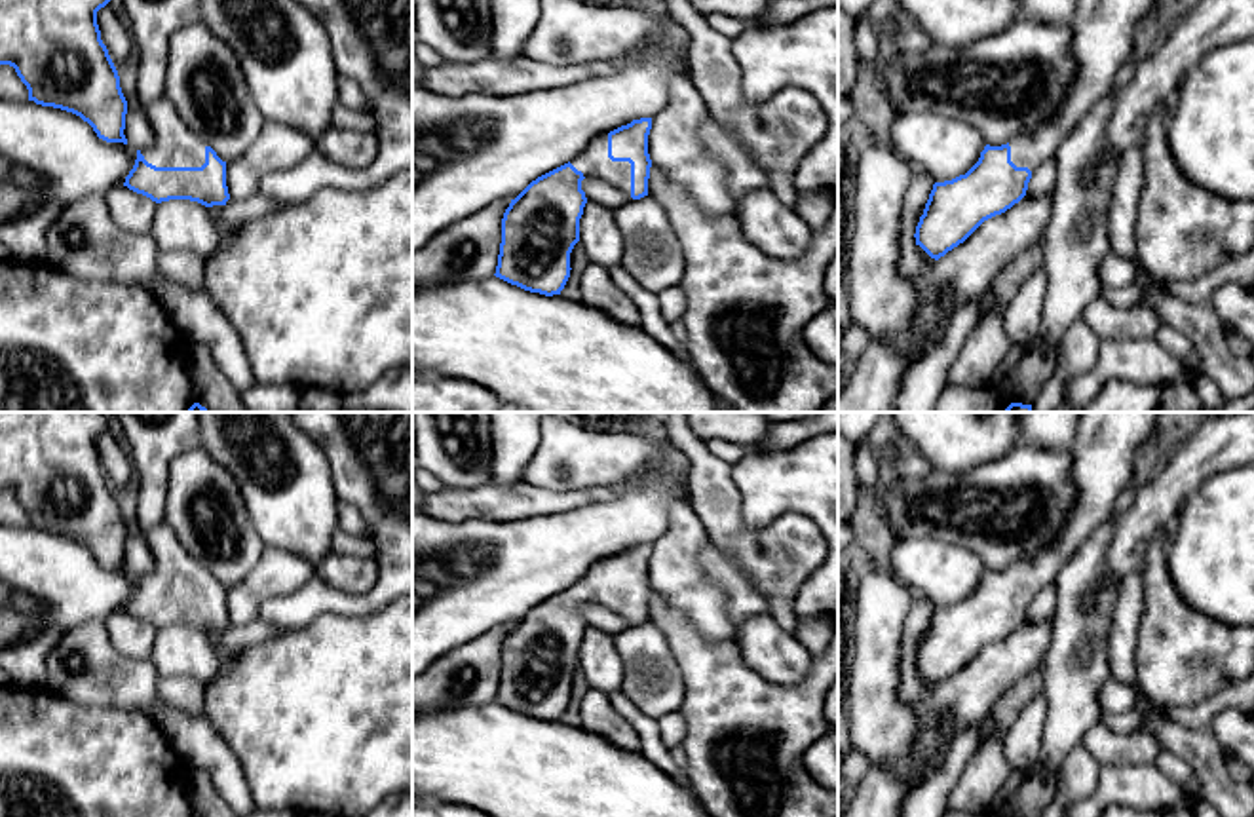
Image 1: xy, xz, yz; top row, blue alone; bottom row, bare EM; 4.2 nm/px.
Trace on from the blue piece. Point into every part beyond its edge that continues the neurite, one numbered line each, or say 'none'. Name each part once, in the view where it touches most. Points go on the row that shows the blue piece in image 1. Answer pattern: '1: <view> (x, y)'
1: xy (175, 145)

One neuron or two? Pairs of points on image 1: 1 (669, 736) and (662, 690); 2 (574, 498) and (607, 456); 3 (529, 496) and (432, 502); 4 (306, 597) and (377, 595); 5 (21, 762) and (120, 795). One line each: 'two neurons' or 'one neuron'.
1: two neurons
2: two neurons
3: one neuron
4: one neuron
5: one neuron

